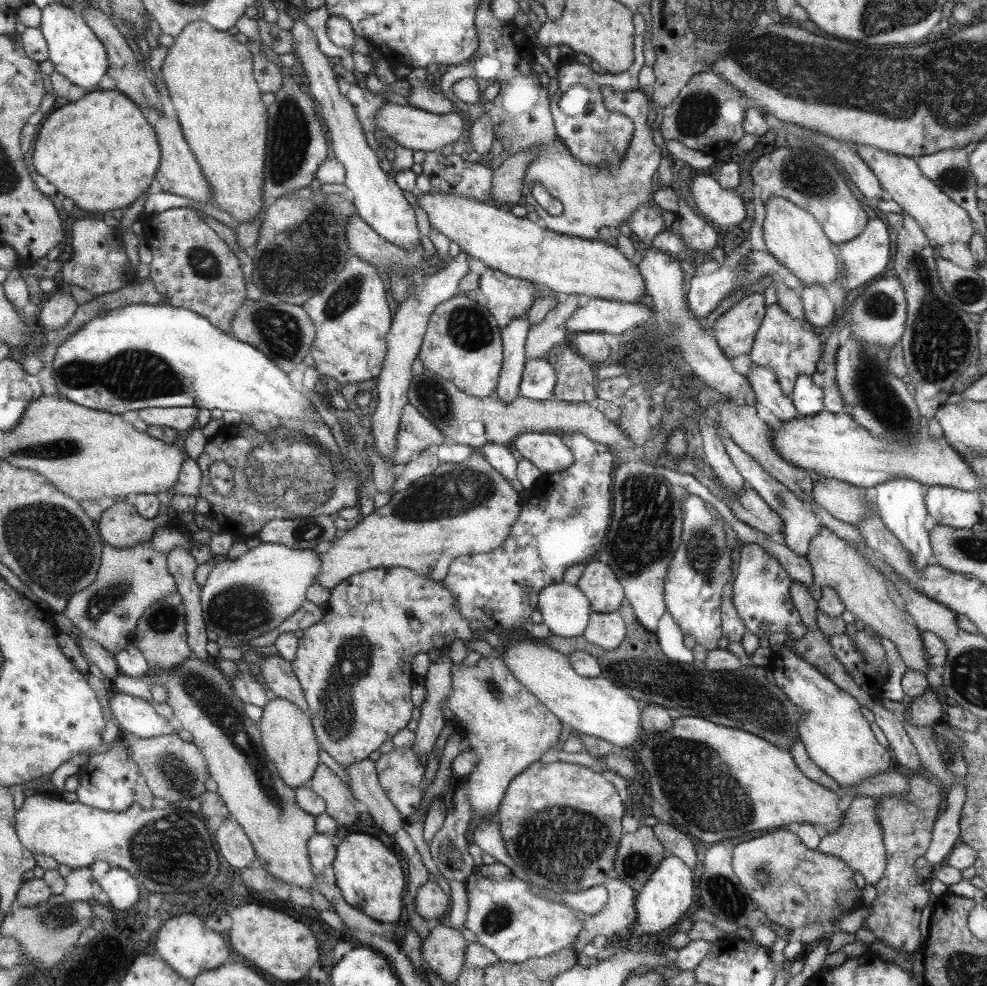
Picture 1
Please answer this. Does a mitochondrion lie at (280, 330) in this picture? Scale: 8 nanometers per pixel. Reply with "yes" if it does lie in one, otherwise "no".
yes

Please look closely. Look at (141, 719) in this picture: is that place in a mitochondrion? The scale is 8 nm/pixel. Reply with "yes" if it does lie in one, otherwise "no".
no

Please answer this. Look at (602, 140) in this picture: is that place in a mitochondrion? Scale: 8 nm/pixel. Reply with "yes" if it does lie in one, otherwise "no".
yes

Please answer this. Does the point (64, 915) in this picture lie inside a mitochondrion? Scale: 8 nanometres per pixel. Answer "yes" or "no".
yes

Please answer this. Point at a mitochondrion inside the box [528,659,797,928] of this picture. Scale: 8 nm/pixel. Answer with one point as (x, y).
(710, 800)

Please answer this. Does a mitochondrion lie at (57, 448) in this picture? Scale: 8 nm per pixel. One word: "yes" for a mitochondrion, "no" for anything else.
yes

